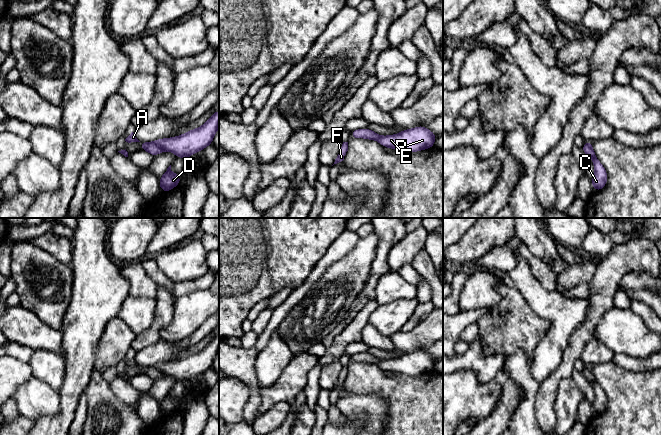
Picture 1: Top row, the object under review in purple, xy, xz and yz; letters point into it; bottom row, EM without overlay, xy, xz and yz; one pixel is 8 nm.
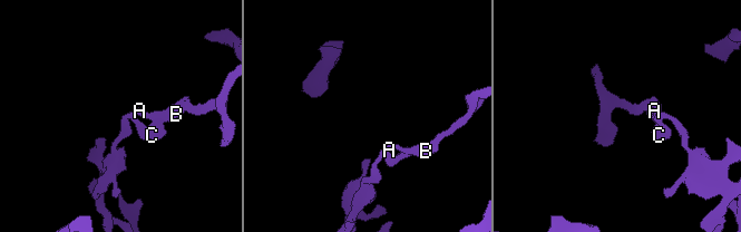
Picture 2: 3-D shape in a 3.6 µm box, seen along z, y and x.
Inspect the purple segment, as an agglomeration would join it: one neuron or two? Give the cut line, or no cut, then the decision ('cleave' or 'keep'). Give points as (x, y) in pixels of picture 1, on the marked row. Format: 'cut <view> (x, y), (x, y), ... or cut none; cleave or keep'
cut xy (154, 142), (163, 149); cleave

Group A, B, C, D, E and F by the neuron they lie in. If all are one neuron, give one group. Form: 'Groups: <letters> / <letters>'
Groups: A C D F / B E

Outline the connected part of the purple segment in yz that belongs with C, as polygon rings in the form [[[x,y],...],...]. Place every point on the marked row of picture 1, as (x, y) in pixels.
[[[586,142],[582,146],[584,153],[592,159],[595,168],[595,175],[591,178],[591,183],[595,191],[601,190],[607,183],[607,173],[604,166],[597,159],[596,154],[592,147]]]

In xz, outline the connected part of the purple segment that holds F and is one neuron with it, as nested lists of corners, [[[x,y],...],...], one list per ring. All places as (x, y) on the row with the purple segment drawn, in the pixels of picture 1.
[[[343,142],[343,144],[339,150],[339,154],[338,154],[337,158],[335,159],[334,164],[337,164],[337,163],[343,161],[347,151],[348,151],[348,142]]]

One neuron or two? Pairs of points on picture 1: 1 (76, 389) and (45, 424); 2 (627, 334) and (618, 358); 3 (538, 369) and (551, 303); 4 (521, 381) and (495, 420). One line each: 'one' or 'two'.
1: one
2: two
3: one
4: two

